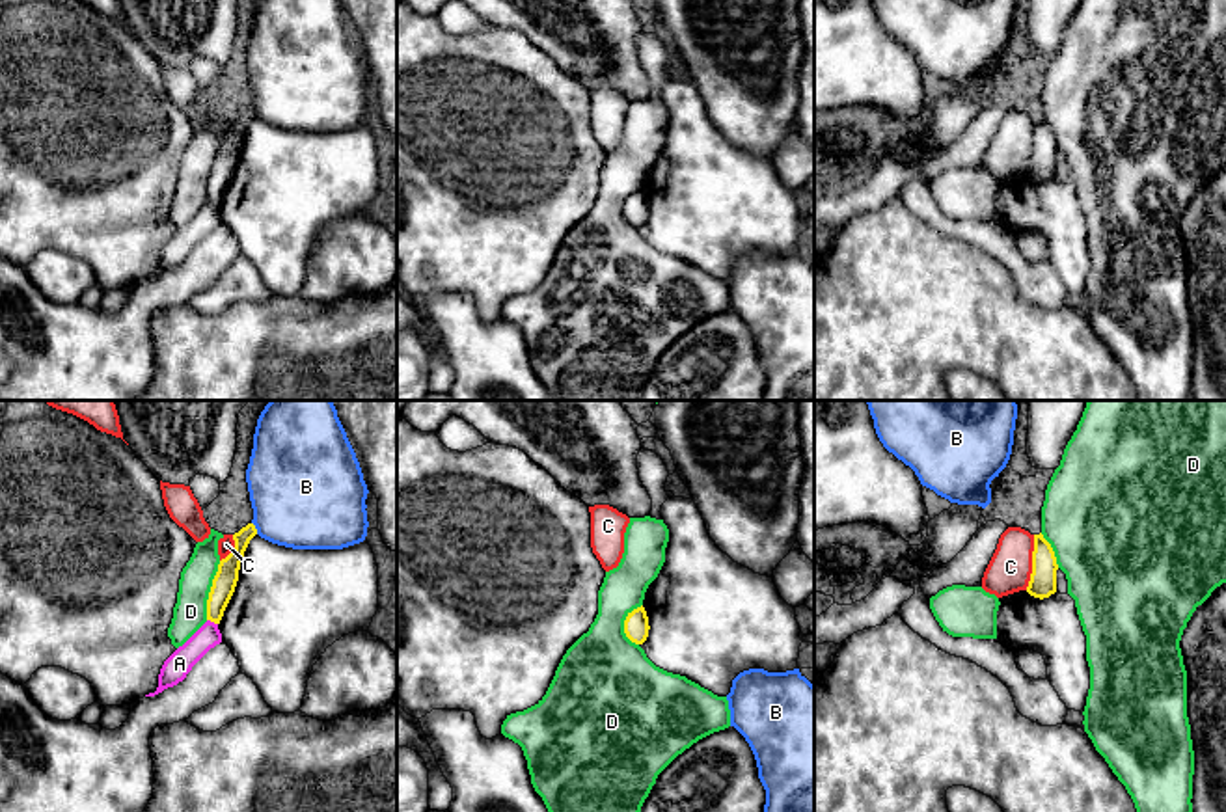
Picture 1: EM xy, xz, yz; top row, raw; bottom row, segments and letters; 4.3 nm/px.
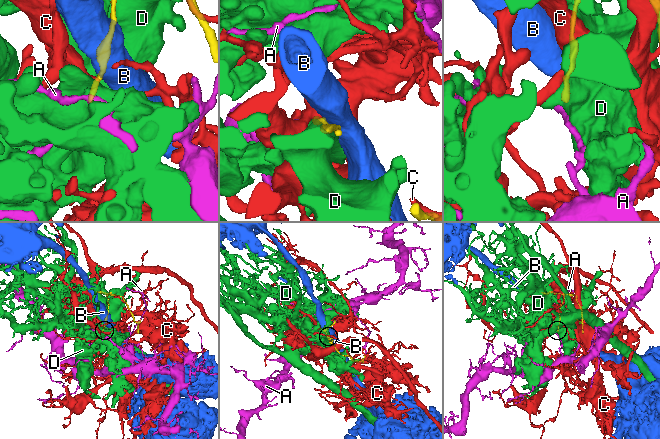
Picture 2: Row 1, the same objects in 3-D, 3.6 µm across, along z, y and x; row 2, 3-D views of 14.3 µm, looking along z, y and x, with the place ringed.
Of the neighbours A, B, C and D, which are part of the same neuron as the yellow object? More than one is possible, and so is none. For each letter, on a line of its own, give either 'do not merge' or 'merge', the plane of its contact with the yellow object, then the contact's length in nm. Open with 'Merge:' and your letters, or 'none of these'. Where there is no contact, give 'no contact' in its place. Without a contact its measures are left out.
Merge: none of these
A: do not merge; meets yellow in xy; contact 50 nm long
B: do not merge; meets yellow in xy; contact 60 nm long
C: do not merge; meets yellow in yz; contact 240 nm long
D: do not merge; meets yellow in xy; contact 260 nm long

